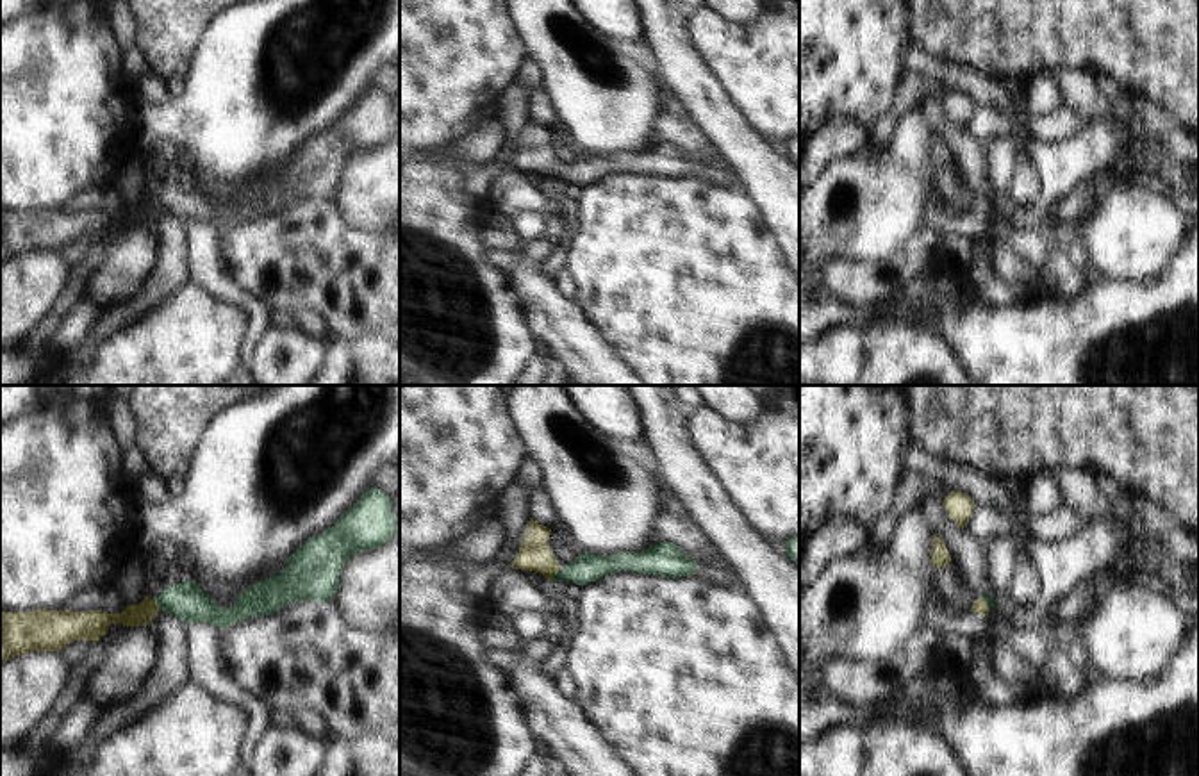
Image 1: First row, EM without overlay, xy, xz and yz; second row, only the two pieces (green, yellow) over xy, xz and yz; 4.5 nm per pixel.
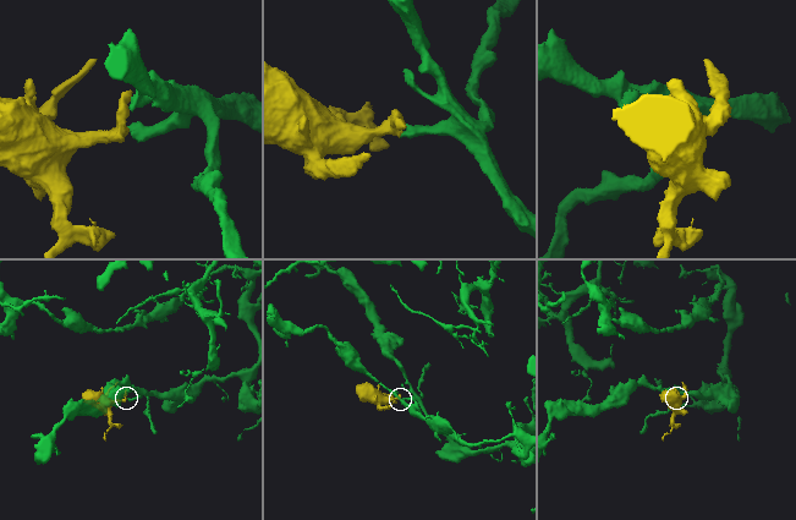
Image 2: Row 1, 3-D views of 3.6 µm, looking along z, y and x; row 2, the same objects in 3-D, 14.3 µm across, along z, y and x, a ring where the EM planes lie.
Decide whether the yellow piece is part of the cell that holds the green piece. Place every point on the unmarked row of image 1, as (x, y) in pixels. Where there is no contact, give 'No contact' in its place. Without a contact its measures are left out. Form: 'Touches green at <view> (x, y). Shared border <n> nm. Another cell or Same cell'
Touches green at xz (557, 173). Shared border 90 nm. Same cell

